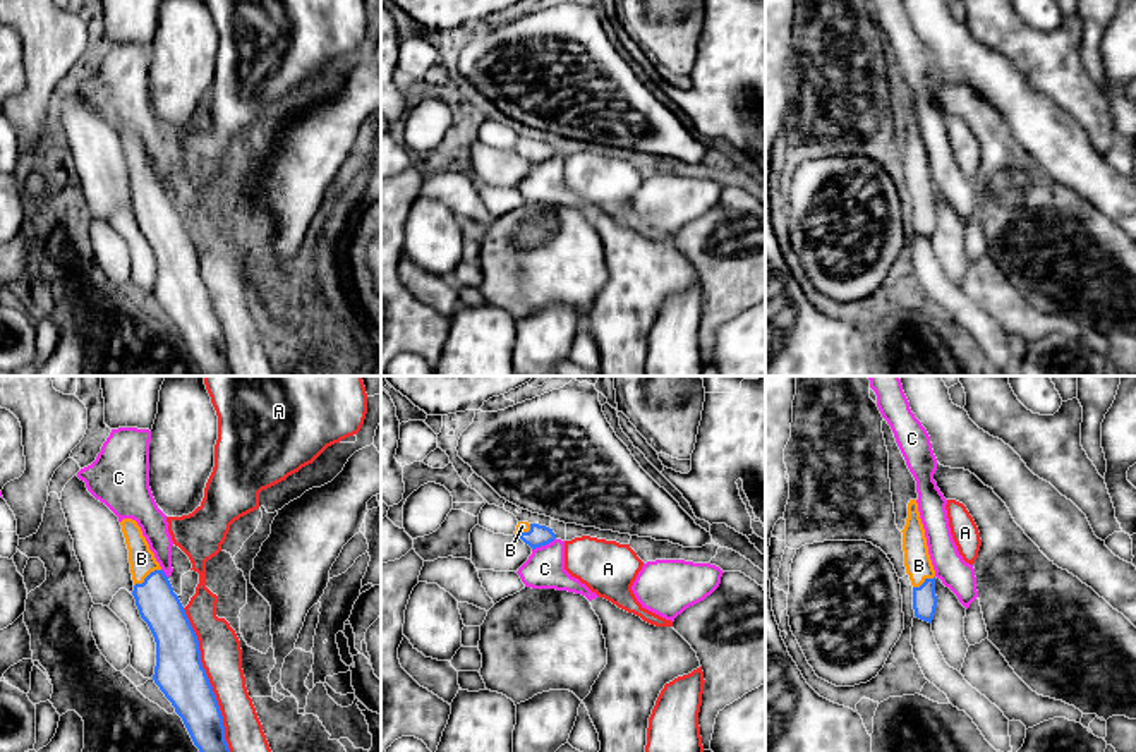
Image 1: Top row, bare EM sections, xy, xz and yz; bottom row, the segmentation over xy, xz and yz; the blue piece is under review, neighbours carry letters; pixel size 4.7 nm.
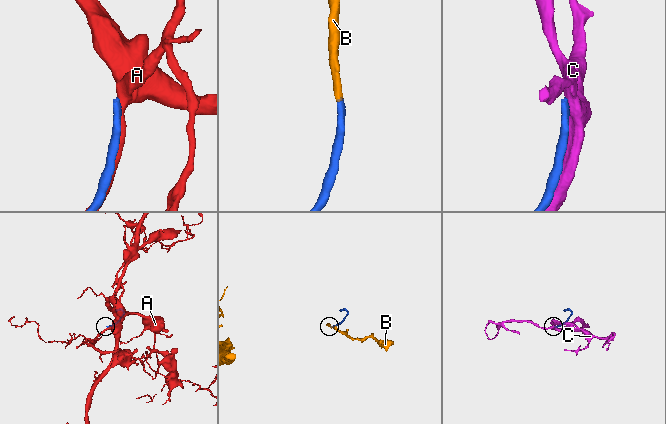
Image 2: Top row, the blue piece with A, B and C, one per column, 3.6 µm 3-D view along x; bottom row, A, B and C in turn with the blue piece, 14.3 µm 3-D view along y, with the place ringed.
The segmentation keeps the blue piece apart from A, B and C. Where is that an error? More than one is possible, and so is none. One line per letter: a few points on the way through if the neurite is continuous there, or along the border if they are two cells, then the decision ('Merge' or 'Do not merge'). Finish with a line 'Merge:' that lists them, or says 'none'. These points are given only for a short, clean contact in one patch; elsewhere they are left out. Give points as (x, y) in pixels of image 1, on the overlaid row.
A: Do not merge
B: Path across: xy (158, 605), (146, 577), (141, 558). Merge
C: Boundary: xz (555, 538), (532, 550). Do not merge
Merge: B

